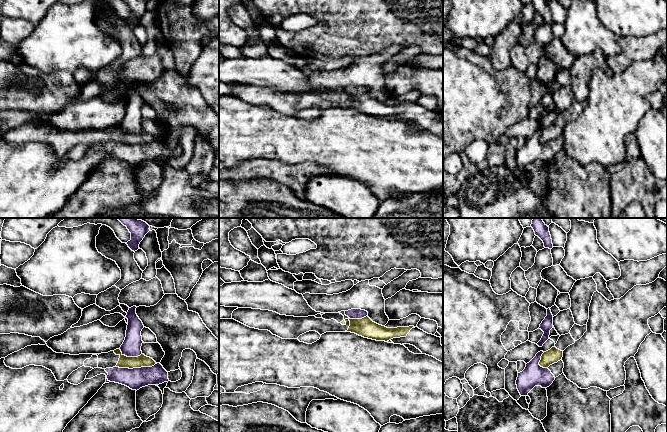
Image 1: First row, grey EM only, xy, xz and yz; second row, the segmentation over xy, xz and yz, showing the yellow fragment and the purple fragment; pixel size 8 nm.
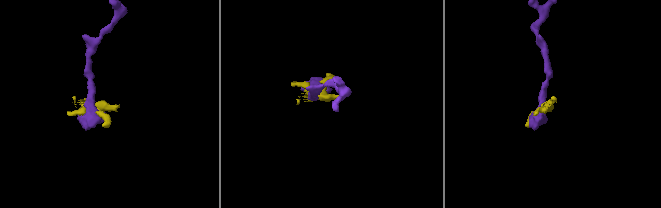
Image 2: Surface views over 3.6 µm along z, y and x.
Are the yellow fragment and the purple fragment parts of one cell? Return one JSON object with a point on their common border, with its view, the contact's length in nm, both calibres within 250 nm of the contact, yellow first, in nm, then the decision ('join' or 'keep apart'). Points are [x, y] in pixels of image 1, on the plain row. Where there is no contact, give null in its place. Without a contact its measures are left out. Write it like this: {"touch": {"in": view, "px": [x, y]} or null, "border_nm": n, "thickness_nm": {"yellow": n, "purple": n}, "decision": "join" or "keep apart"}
{"touch": {"in": "xy", "px": [136, 143]}, "border_nm": 340, "thickness_nm": {"yellow": 100, "purple": 170}, "decision": "keep apart"}

